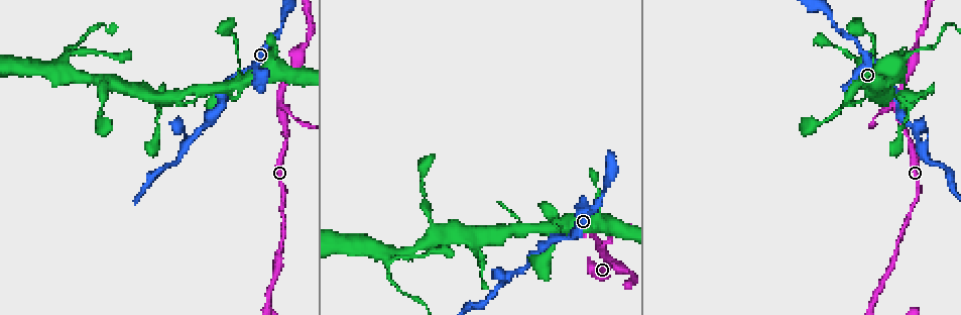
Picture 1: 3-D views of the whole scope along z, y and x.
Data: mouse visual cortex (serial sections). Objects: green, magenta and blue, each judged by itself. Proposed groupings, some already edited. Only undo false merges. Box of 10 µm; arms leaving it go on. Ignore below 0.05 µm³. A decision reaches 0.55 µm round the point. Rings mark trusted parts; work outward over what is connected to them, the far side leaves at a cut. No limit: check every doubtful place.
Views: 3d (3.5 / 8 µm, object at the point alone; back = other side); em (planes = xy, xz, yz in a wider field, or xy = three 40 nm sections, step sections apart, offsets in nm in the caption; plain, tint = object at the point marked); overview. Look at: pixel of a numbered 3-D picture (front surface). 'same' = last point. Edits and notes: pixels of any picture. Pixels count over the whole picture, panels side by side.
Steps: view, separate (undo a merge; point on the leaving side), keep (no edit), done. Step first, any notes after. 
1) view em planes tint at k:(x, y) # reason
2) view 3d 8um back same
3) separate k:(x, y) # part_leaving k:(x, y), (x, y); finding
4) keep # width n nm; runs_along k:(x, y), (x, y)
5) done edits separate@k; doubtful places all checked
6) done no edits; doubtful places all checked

view 3d 8um at 1:(281, 107) # a fork

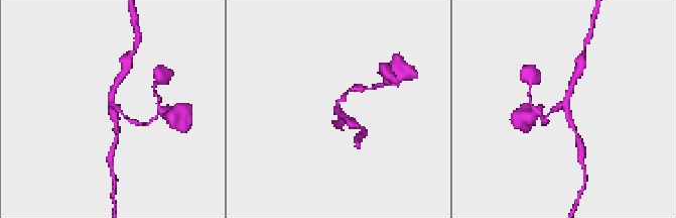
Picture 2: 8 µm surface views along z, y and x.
view 3d 3.5um same

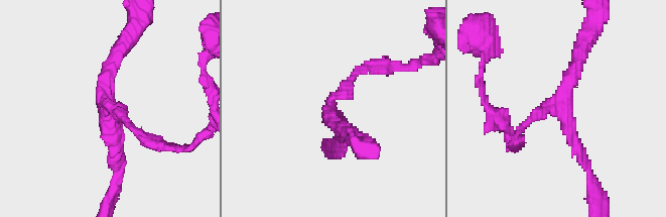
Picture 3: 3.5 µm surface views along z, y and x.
view em xy step 1 tint at 3:(333, 114) # arms 3; arm_widths 150, 200, 200 nm; now the EM

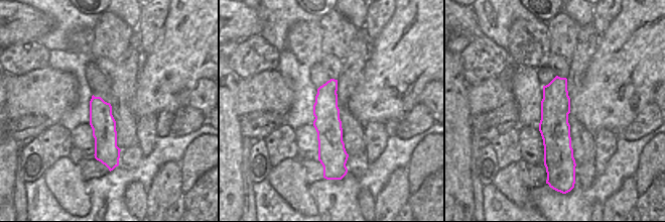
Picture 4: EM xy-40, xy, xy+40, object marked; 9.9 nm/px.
keep # runs_along 4:(557, 79), (555, 152), (550, 161); one cell here

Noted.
view 3d 3.5um at 1:(184, 146) # sharp bend

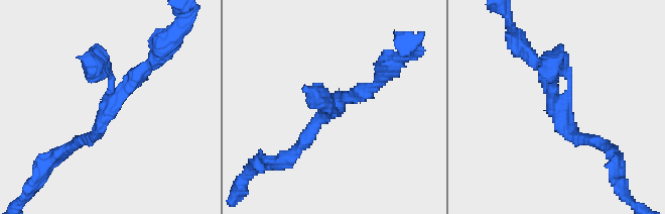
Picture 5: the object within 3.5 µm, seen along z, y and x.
view em planes tint at 5:(561, 108)

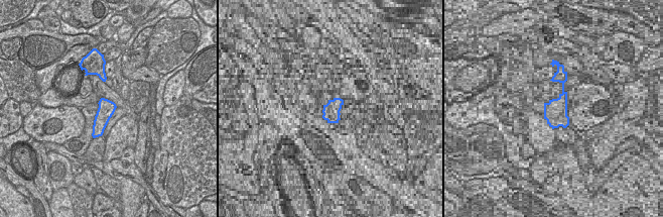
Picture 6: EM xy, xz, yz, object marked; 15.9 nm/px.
keep # all the same cell

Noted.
view 3d 8um at 1:(64, 66) # four-way junction

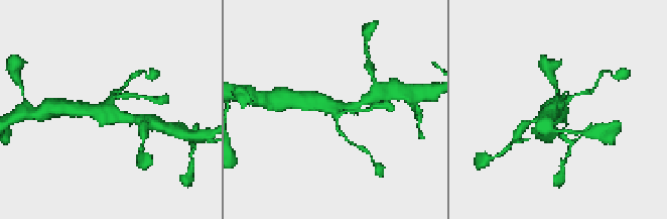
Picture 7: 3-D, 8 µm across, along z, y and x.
view 3d 3.5um back same

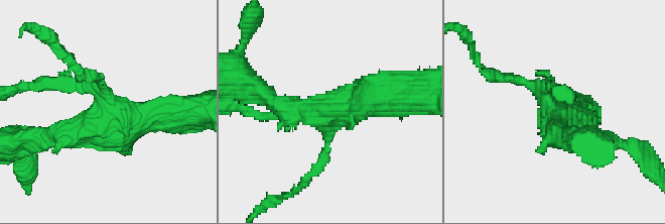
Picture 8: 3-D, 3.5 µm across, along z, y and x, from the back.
view em xy step 5 tint at 8:(109, 113)

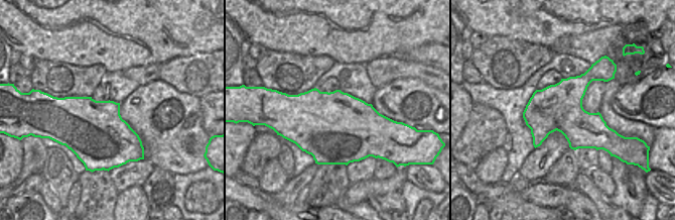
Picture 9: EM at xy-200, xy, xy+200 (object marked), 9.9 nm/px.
keep # runs_along 8:(48, 138), (107, 113), (171, 116); one cell here

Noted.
done no edits; doubtful places all checked

